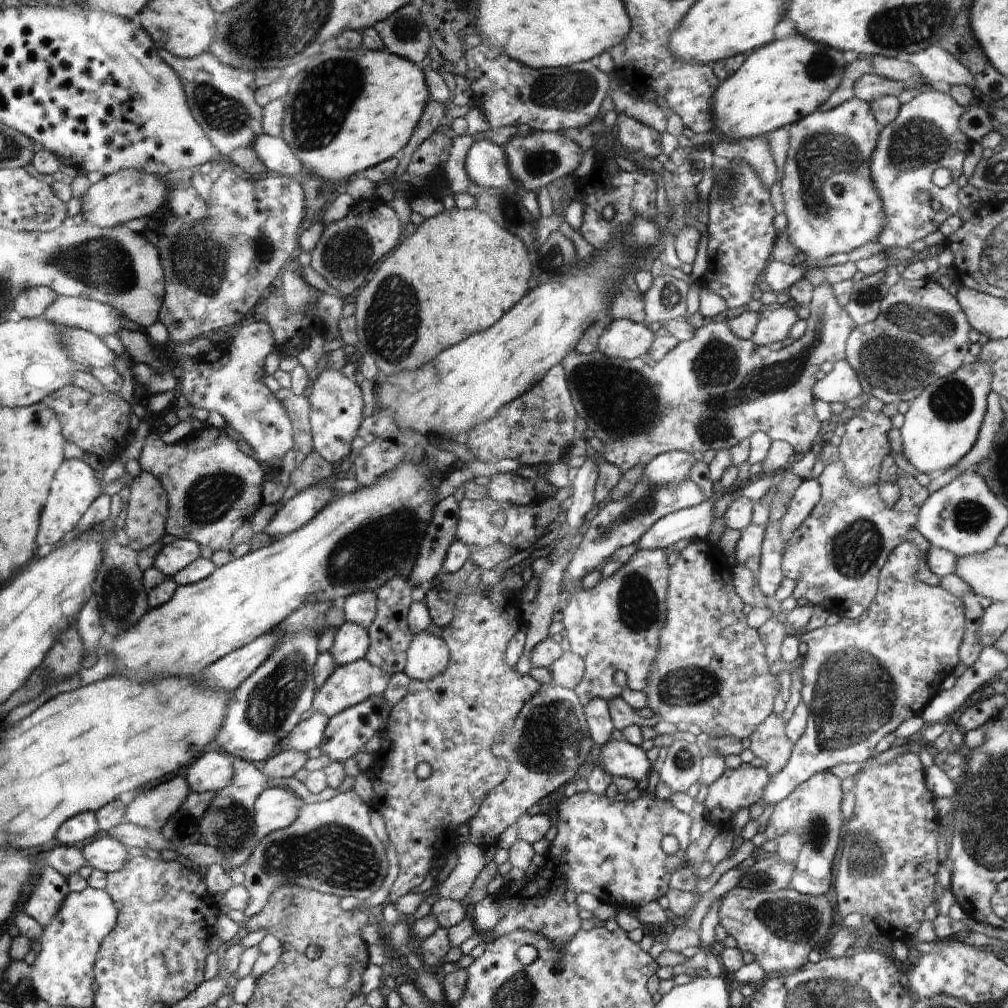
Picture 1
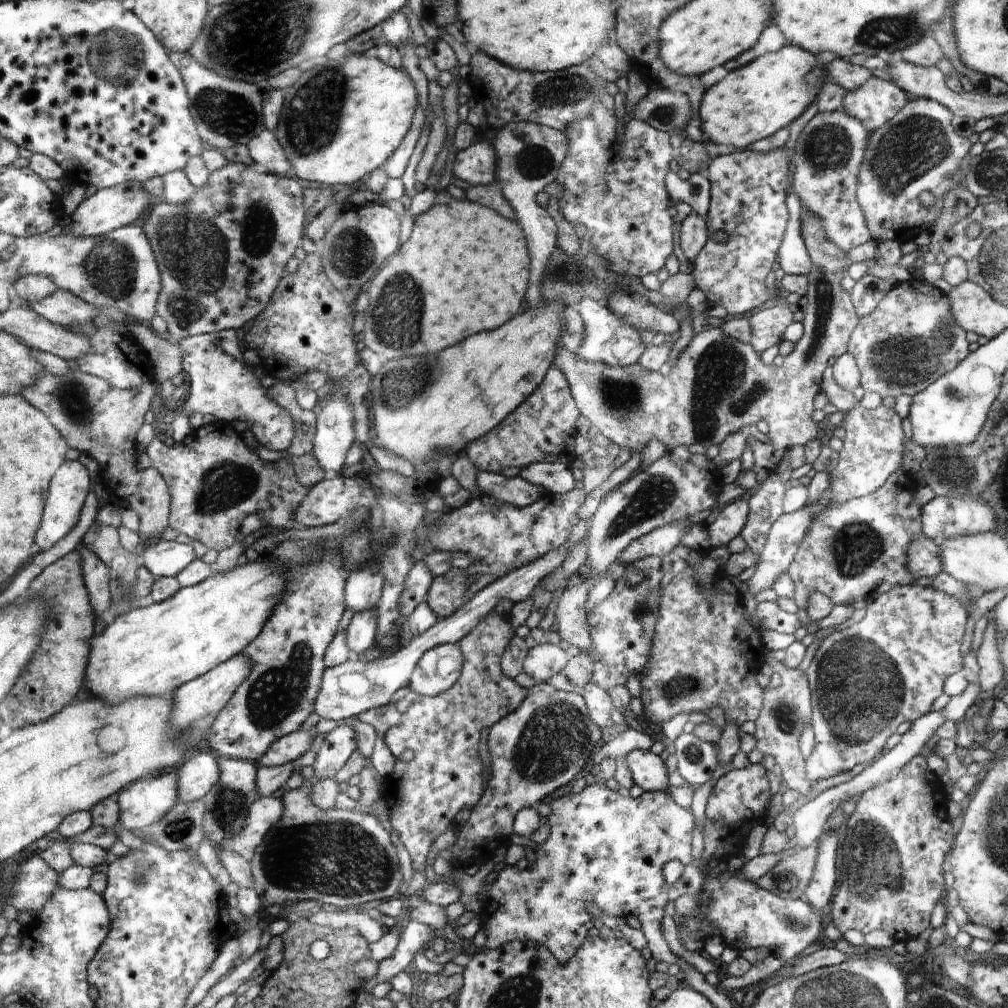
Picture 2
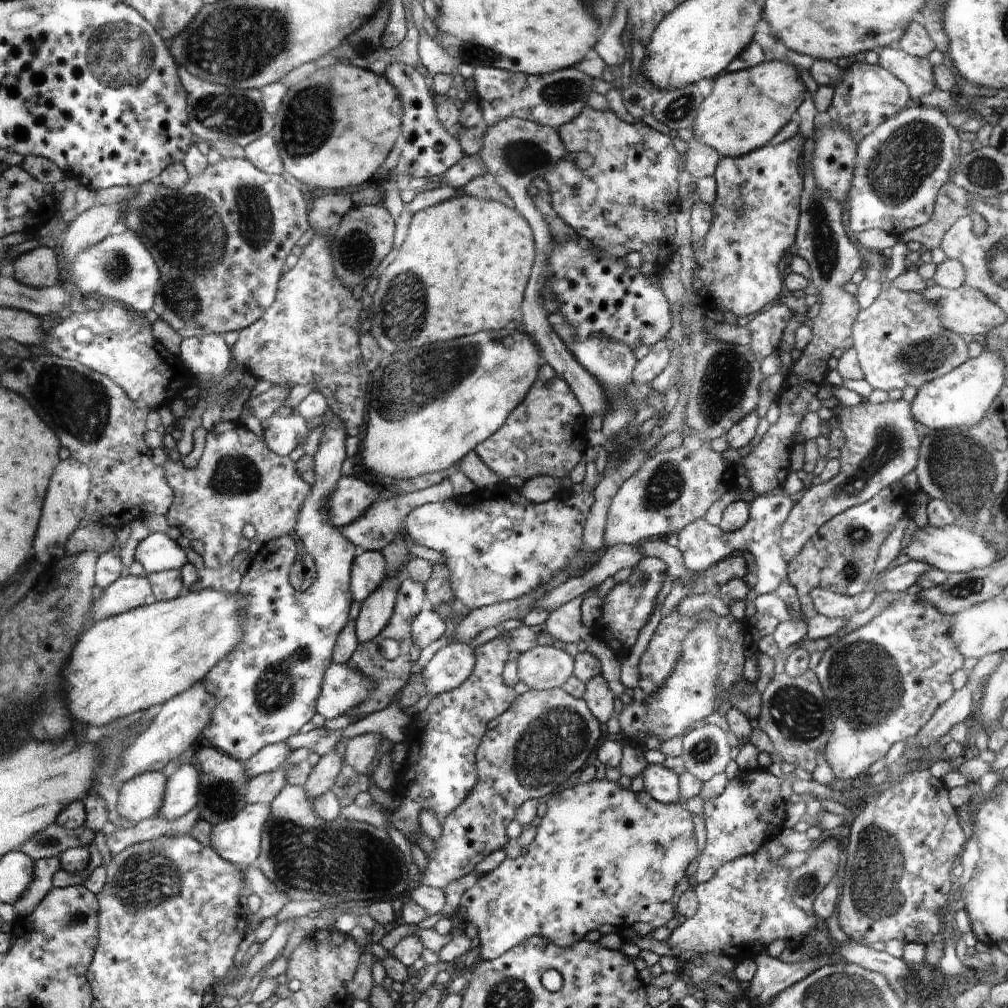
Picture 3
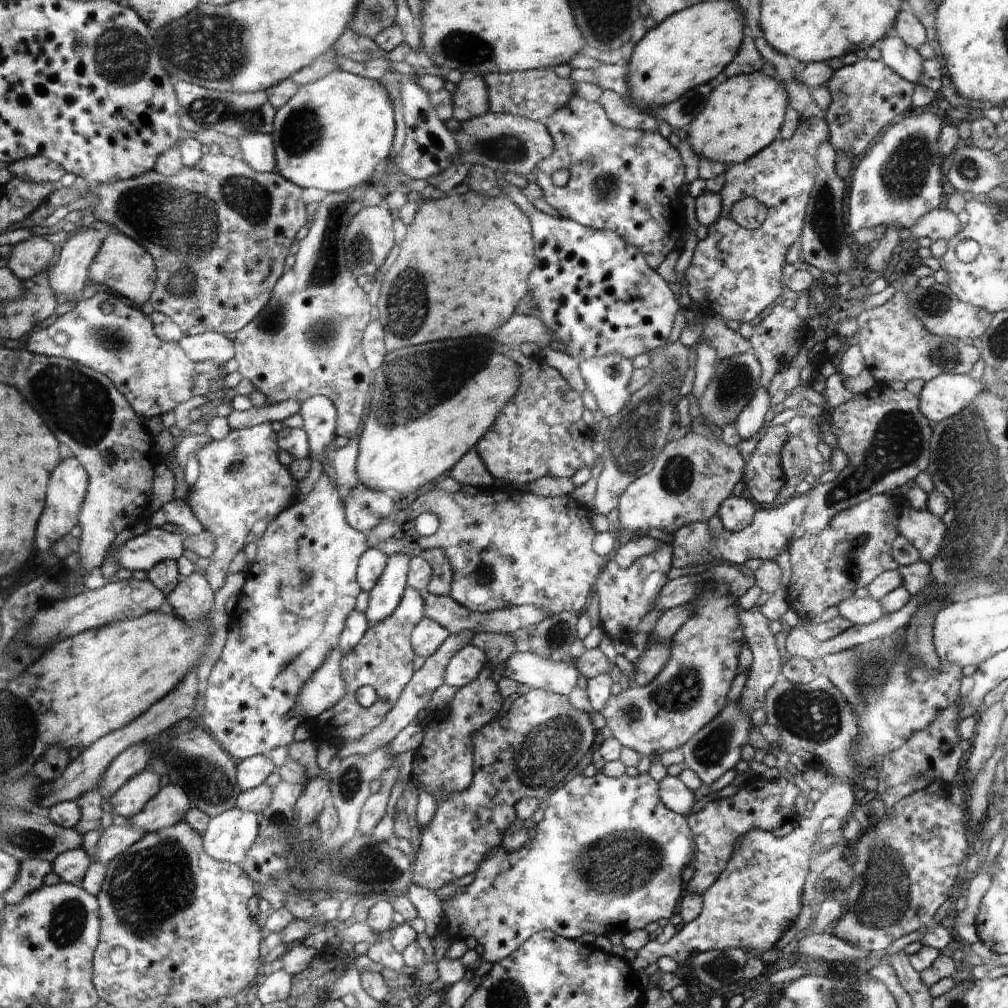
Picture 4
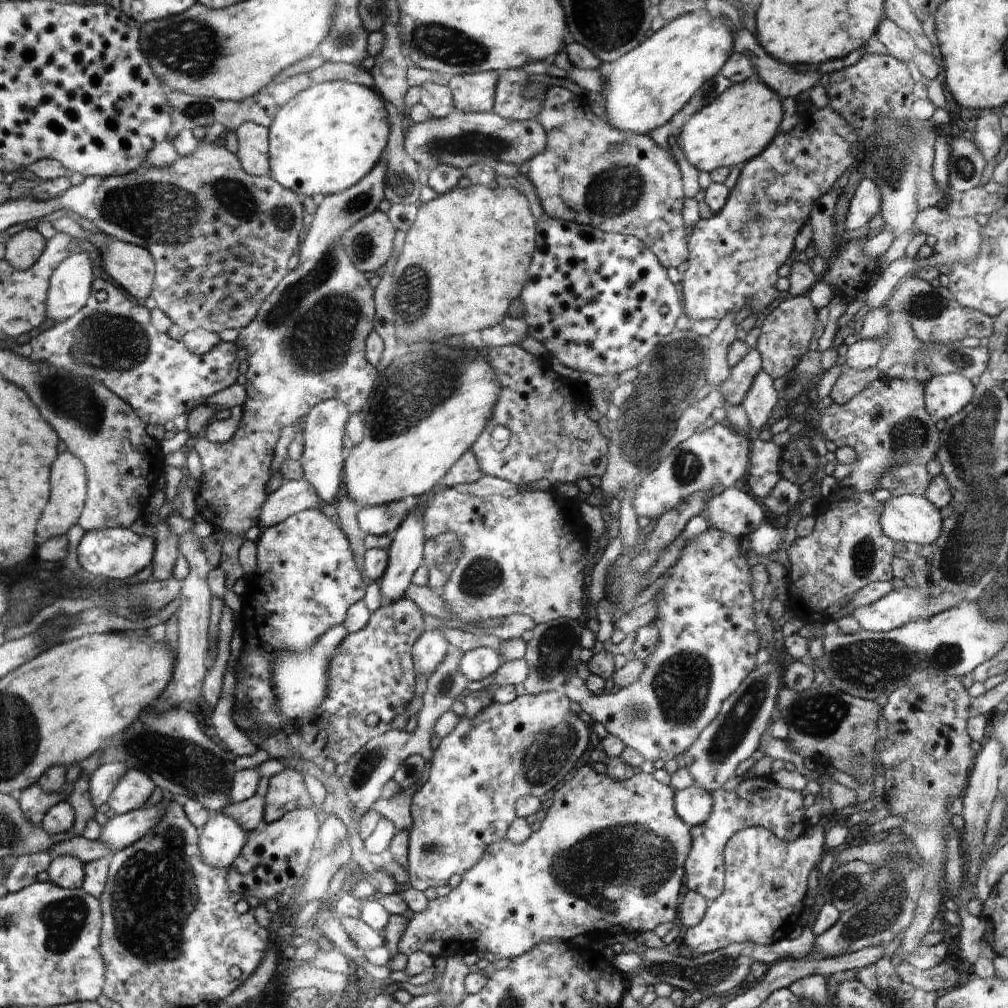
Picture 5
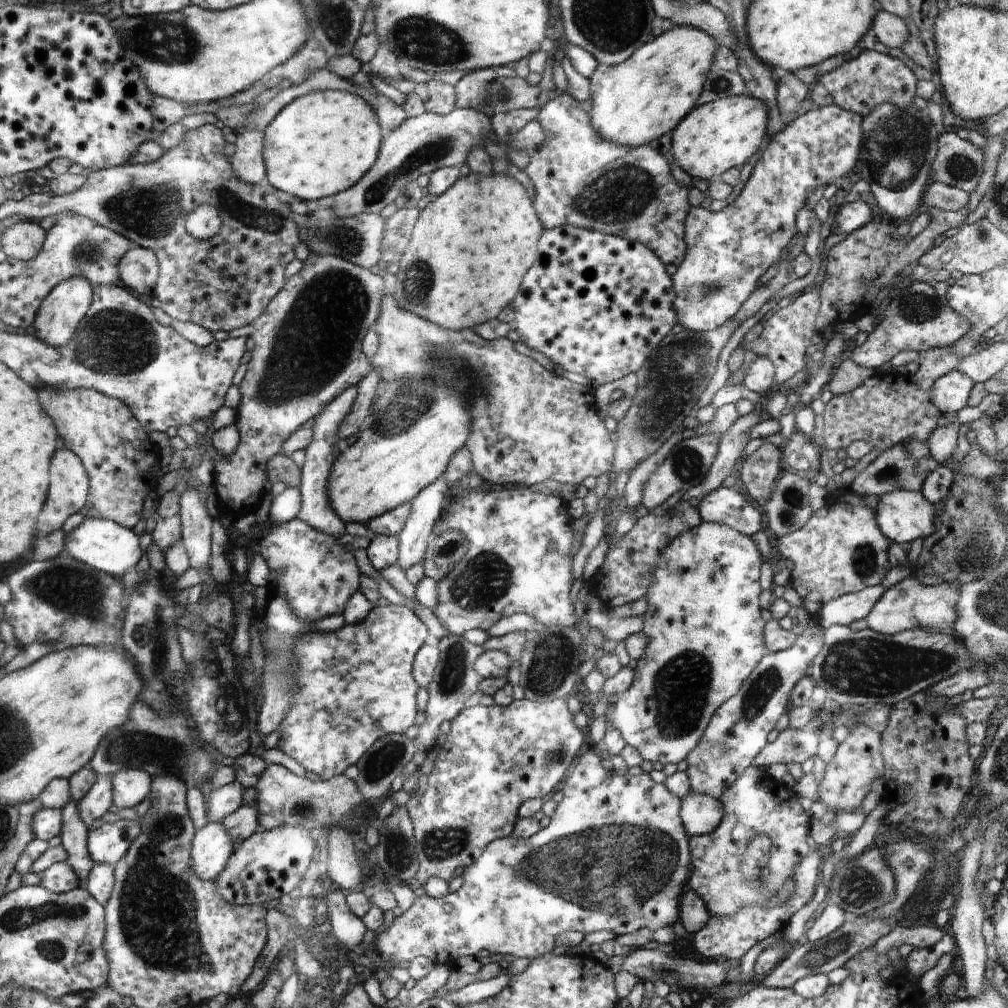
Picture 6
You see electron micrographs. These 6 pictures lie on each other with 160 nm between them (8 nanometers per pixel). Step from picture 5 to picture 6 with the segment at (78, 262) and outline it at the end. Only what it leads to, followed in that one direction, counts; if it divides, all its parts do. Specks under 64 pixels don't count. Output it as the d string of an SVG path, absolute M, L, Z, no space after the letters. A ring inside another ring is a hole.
M83 277L63 280L48 297L42 301L37 320L34 321L34 336L51 347L63 347L77 332L78 325L84 320L93 302L93 288Z

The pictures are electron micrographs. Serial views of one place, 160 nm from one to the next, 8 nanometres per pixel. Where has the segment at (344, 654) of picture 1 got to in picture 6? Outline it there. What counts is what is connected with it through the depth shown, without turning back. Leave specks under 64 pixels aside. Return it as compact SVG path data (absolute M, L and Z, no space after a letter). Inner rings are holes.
M437 478L432 485L422 489L412 500L412 512L405 522L405 528L398 534L399 555L396 564L405 571L414 563L422 562L434 526L445 510L447 482Z

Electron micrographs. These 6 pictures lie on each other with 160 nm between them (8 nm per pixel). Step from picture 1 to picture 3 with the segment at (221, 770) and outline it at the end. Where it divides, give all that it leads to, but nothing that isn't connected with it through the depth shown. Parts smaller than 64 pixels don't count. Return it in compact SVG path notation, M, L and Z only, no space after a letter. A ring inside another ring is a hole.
M191 763L180 766L169 778L168 792L160 816L164 816L166 820L177 820L186 812L190 812L199 800L198 786L200 786L198 768Z

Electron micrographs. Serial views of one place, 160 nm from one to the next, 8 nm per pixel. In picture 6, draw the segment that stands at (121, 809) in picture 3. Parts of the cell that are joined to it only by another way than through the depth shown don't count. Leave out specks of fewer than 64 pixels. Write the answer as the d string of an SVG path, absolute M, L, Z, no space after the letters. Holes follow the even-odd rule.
M124 769L111 778L113 803L121 808L136 807L146 799L153 786L152 776L144 769Z

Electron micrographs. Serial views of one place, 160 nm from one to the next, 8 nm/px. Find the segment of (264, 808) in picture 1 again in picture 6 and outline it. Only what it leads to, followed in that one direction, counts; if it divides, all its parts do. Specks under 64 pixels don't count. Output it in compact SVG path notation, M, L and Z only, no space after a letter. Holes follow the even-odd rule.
M206 823L192 842L194 872L204 880L214 881L228 864L234 845L220 823Z

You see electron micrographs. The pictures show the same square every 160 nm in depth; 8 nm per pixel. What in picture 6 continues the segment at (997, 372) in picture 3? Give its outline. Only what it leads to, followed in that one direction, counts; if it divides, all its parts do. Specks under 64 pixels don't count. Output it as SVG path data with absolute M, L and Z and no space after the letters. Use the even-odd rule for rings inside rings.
M958 370L950 371L934 381L931 401L942 413L962 410L970 398L970 390L975 382Z

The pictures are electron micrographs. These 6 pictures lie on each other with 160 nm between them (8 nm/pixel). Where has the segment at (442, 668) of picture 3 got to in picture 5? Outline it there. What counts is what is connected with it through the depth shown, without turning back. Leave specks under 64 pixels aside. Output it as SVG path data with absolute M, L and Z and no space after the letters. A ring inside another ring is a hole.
M478 647L464 652L460 659L460 670L469 681L482 680L495 674L501 664L501 656L496 649Z

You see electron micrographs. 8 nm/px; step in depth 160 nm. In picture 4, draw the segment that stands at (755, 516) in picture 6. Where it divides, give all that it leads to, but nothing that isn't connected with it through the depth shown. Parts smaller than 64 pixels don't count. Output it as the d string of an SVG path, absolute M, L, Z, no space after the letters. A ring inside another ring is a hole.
M732 494L722 501L716 515L722 520L723 528L727 532L737 533L753 521L755 512L756 506L752 501Z

